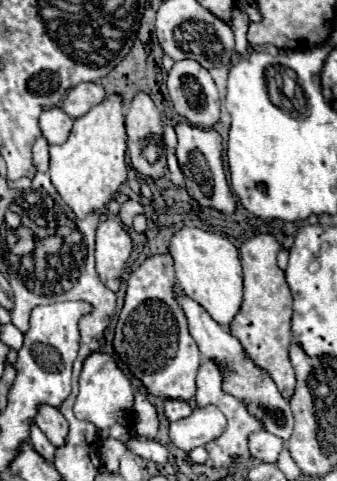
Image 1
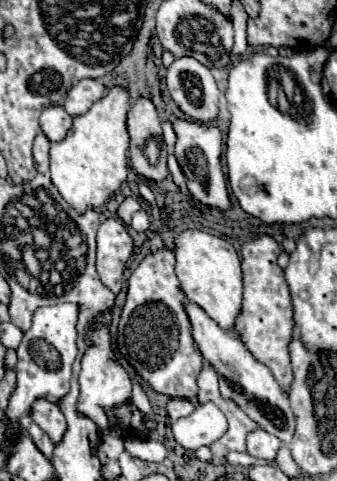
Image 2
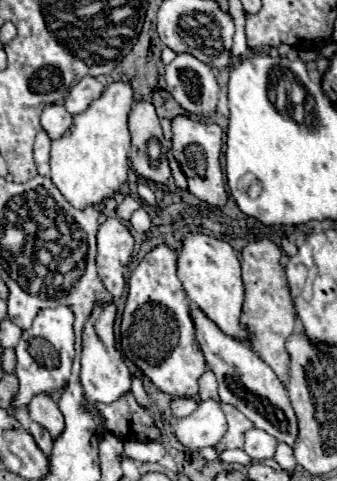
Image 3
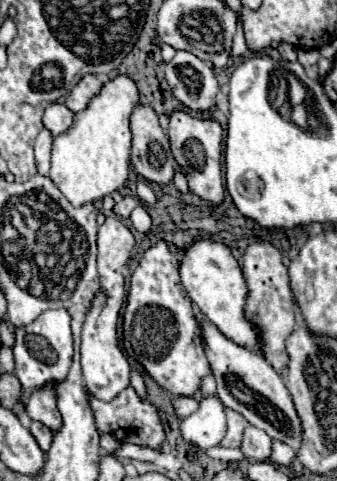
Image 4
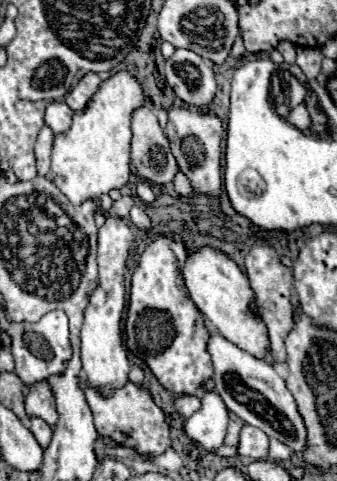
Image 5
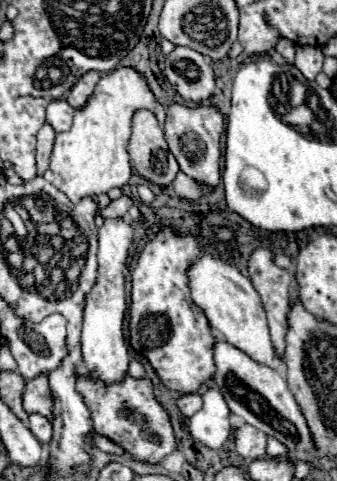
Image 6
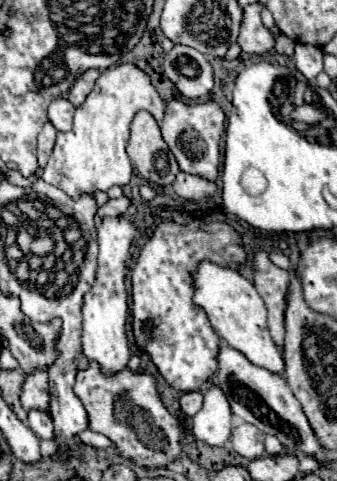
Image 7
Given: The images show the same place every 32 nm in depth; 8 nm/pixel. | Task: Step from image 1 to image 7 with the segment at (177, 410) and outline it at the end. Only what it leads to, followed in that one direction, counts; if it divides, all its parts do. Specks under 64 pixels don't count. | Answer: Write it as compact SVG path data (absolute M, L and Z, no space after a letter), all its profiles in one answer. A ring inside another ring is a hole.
M186 392L180 396L180 410L186 416L194 416L202 408L202 394L200 392Z

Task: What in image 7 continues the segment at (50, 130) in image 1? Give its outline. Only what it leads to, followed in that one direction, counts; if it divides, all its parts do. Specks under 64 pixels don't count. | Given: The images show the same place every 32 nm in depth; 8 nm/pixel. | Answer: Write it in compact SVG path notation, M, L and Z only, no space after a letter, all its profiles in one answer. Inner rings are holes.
M56 98L48 106L48 120L52 126L60 132L66 132L72 128L72 116L74 116L74 106L66 98Z

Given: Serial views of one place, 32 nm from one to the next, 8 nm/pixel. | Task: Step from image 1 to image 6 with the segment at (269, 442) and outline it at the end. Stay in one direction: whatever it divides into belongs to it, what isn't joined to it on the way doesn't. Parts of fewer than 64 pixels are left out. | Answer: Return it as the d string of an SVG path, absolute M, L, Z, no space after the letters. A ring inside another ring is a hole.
M244 424L236 430L236 442L234 442L234 450L244 456L244 458L264 458L266 456L266 440L268 436L250 424Z

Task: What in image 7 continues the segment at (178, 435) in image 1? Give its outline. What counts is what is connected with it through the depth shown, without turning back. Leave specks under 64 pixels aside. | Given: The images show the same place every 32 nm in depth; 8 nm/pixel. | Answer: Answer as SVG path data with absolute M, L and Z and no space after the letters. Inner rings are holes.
M212 386L204 392L202 410L192 416L192 434L196 440L206 442L208 446L224 446L232 430L232 410L220 388Z

